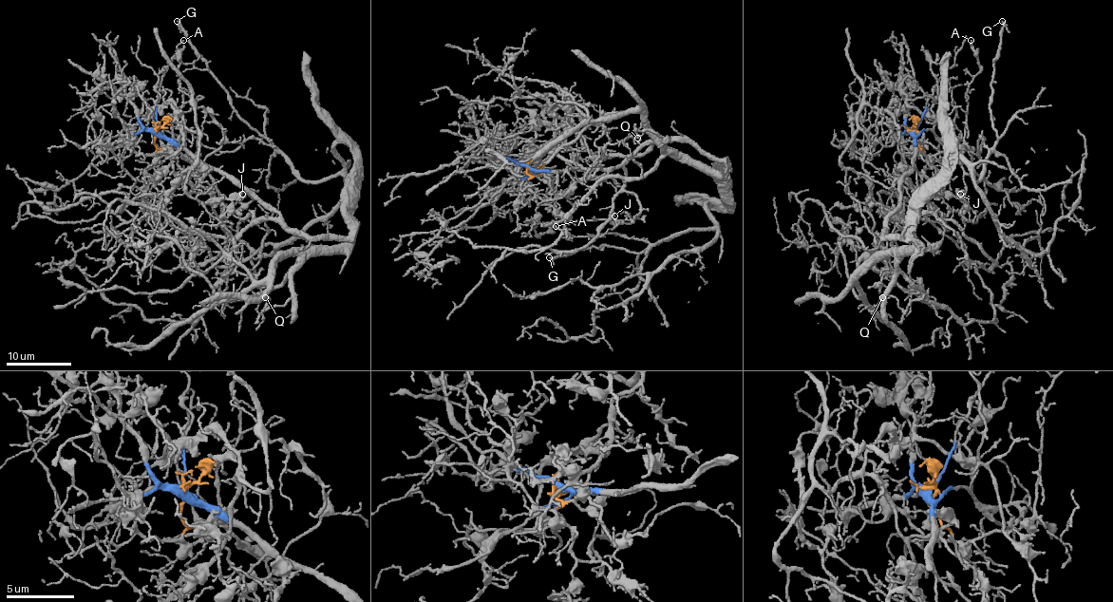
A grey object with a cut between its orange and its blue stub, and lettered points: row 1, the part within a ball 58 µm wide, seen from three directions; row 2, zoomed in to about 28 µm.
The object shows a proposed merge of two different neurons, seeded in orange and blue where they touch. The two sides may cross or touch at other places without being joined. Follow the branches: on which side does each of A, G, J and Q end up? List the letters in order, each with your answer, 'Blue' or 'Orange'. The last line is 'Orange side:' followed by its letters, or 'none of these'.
A: Orange
G: Blue
J: Orange
Q: Blue
Orange side: A, J

